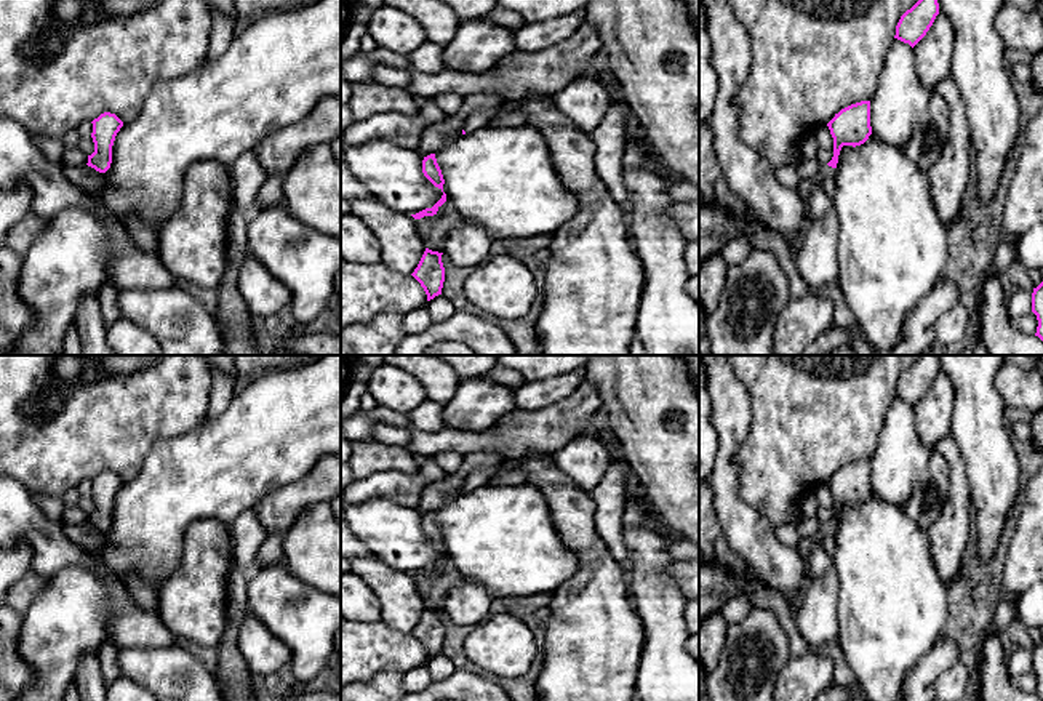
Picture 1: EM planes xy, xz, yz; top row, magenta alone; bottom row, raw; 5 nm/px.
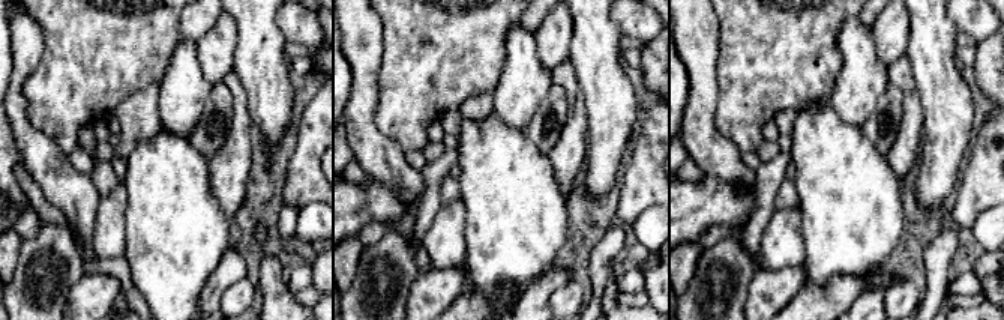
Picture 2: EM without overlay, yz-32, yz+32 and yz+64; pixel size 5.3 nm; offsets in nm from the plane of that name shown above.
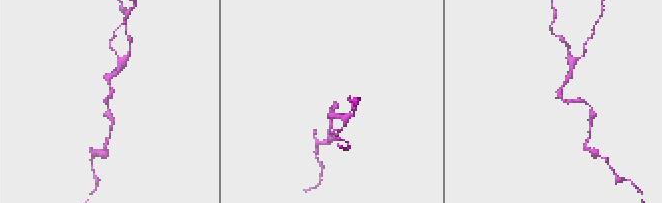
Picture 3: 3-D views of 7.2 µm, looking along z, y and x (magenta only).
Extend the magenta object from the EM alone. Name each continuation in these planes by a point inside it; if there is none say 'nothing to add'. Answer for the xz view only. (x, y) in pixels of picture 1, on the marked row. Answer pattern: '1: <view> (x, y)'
1: xz (479, 119)

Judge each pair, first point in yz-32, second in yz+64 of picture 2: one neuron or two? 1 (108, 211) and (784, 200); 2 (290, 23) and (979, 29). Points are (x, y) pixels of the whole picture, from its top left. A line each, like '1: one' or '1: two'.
1: two
2: one

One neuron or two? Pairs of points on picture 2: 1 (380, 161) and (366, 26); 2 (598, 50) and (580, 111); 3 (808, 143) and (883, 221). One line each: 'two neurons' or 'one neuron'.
1: one neuron
2: two neurons
3: one neuron

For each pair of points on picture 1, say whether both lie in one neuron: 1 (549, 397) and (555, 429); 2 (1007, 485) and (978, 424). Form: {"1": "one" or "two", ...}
{"1": "two", "2": "one"}

